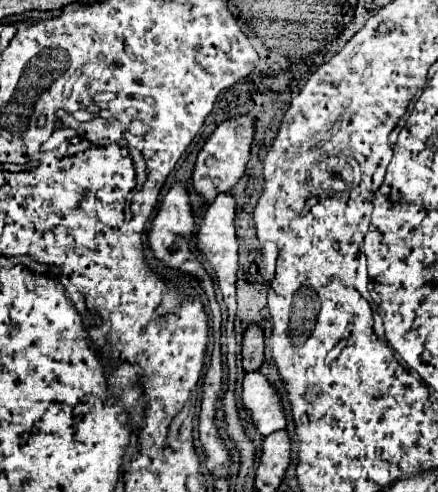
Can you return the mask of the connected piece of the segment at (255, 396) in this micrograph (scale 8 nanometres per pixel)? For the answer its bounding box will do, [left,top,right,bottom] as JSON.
[242,371,286,437]

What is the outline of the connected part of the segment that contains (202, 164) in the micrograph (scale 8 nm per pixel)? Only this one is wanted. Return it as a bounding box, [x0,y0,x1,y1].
[192,115,256,201]

